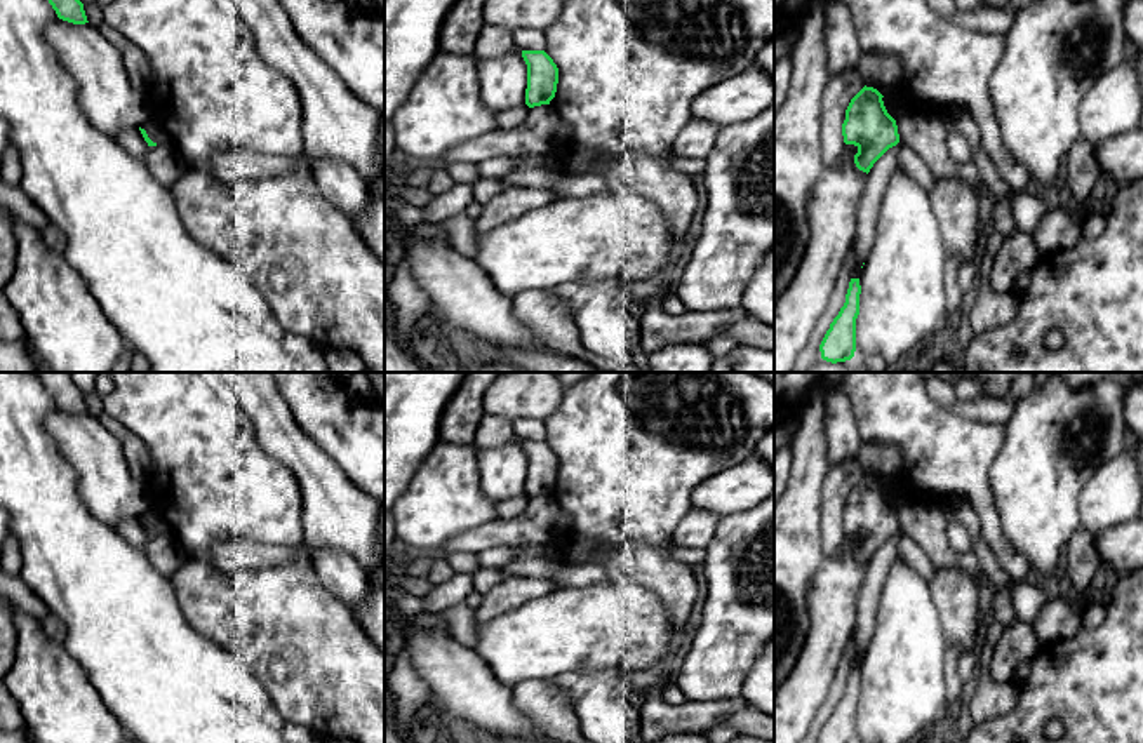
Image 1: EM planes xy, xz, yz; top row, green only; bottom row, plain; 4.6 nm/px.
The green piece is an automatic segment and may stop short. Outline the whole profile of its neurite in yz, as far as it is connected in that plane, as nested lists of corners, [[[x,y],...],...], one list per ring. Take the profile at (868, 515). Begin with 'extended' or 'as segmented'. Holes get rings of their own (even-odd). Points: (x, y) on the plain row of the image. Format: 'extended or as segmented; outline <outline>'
as segmented; outline [[[863,477],[849,492],[842,525],[846,534],[854,534],[854,553],[870,562],[873,553],[899,532],[896,510],[887,503],[882,484],[873,477]]]

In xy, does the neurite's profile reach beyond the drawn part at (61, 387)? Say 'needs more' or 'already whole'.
already whole

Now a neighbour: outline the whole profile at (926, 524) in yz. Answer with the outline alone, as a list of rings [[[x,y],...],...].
[[[926,503],[903,505],[896,515],[899,532],[912,538],[936,567],[959,567],[978,581],[981,592],[979,623],[985,628],[990,619],[995,586],[981,571],[973,552],[957,553],[952,550],[946,536],[948,519],[943,506]]]

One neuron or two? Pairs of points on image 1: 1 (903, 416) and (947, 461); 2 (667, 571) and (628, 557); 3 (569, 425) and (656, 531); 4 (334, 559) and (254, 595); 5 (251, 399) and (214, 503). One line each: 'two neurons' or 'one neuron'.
1: one neuron
2: one neuron
3: one neuron
4: two neurons
5: two neurons

